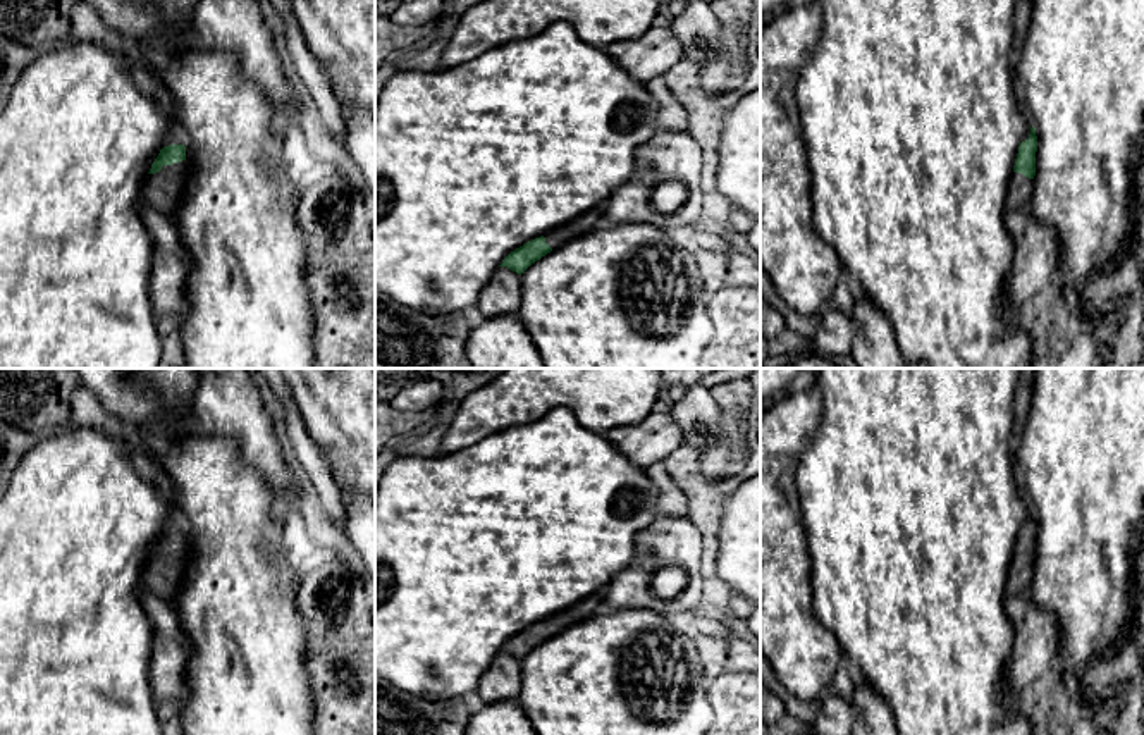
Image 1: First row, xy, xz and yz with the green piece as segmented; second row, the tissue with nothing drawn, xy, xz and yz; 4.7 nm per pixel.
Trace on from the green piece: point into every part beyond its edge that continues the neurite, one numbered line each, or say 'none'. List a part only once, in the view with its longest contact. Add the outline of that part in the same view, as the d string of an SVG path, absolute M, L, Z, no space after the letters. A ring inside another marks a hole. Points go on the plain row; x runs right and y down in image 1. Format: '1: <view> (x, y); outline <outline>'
1: xy (162, 575); outline M174 508L163 525L163 532L169 530L184 530L186 544L172 551L163 551L160 558L148 559L141 578L146 589L174 606L175 597L182 589L182 578L189 563L191 522L181 510Z

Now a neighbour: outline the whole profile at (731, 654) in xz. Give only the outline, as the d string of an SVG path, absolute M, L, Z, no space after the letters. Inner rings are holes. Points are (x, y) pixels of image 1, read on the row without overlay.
M702 633L693 635L707 680L724 673L760 670L760 651L750 642L735 635L726 639L714 639Z

